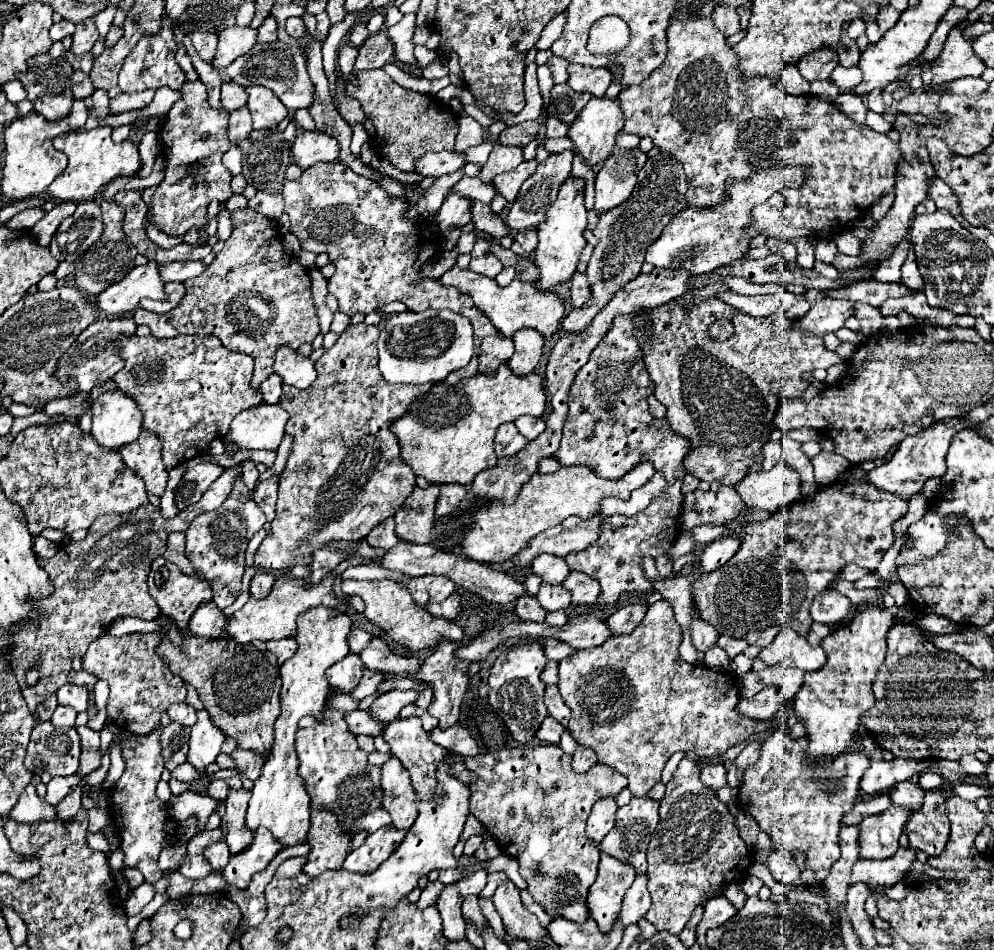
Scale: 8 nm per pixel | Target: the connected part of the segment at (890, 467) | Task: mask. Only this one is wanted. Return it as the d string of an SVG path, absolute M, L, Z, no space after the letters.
M944 418L944 420L938 420L938 422L930 424L928 428L920 430L918 434L906 436L902 440L902 444L898 446L898 450L894 452L894 456L886 464L874 468L870 472L870 476L868 476L868 480L872 484L876 484L880 490L890 490L892 494L900 494L900 496L918 494L928 478L940 478L940 476L944 476L944 472L946 472L946 452L948 452L952 436L956 432L964 430L964 428L976 428L976 426L978 426L976 422L962 420L962 418Z

